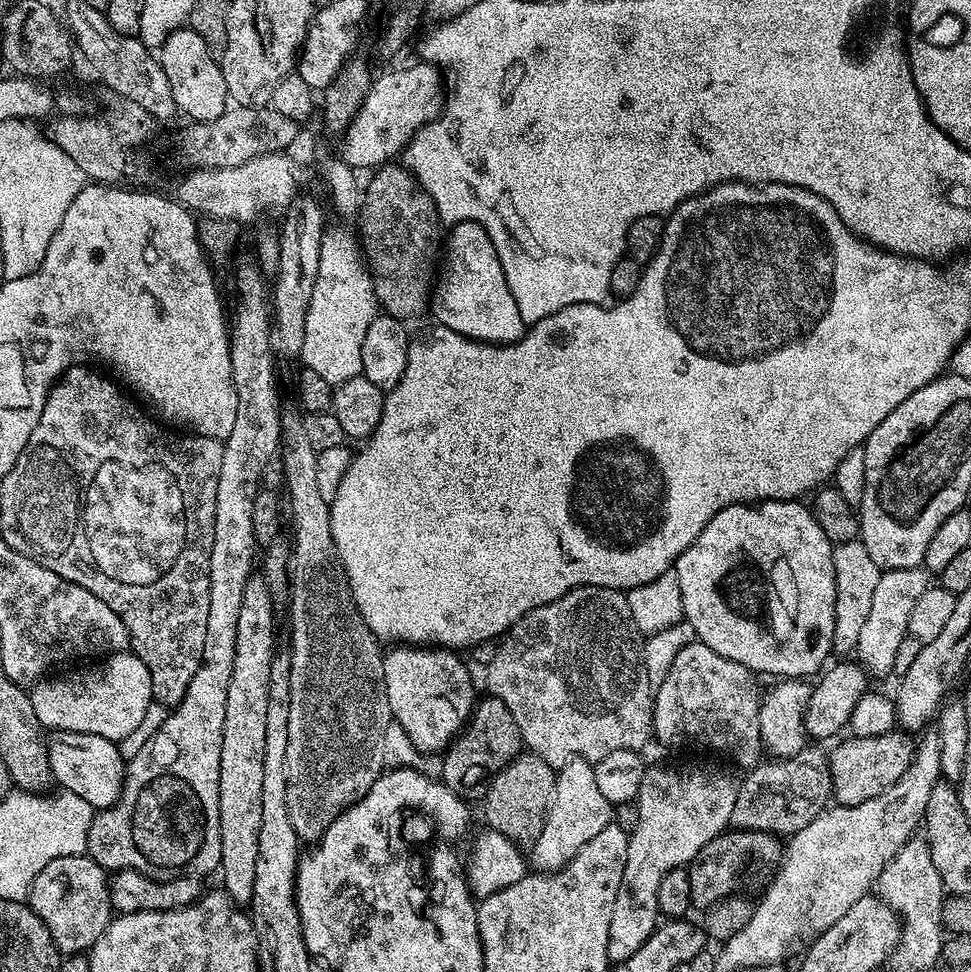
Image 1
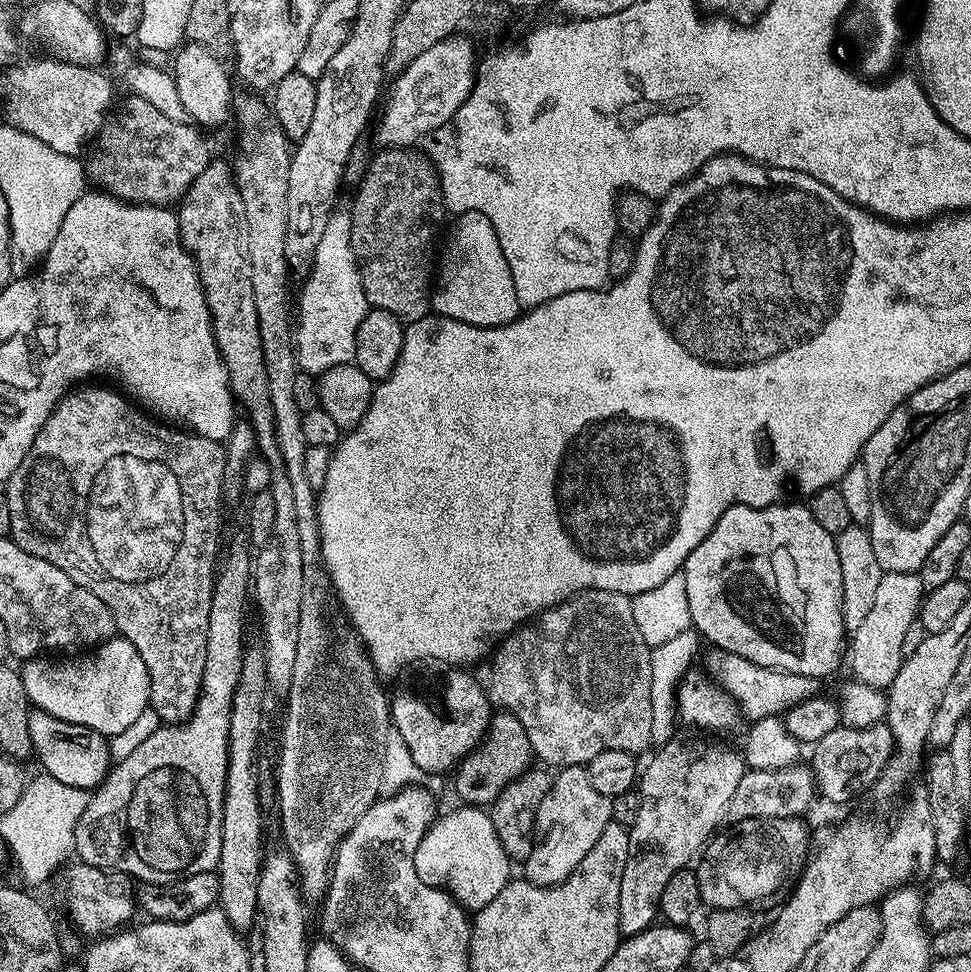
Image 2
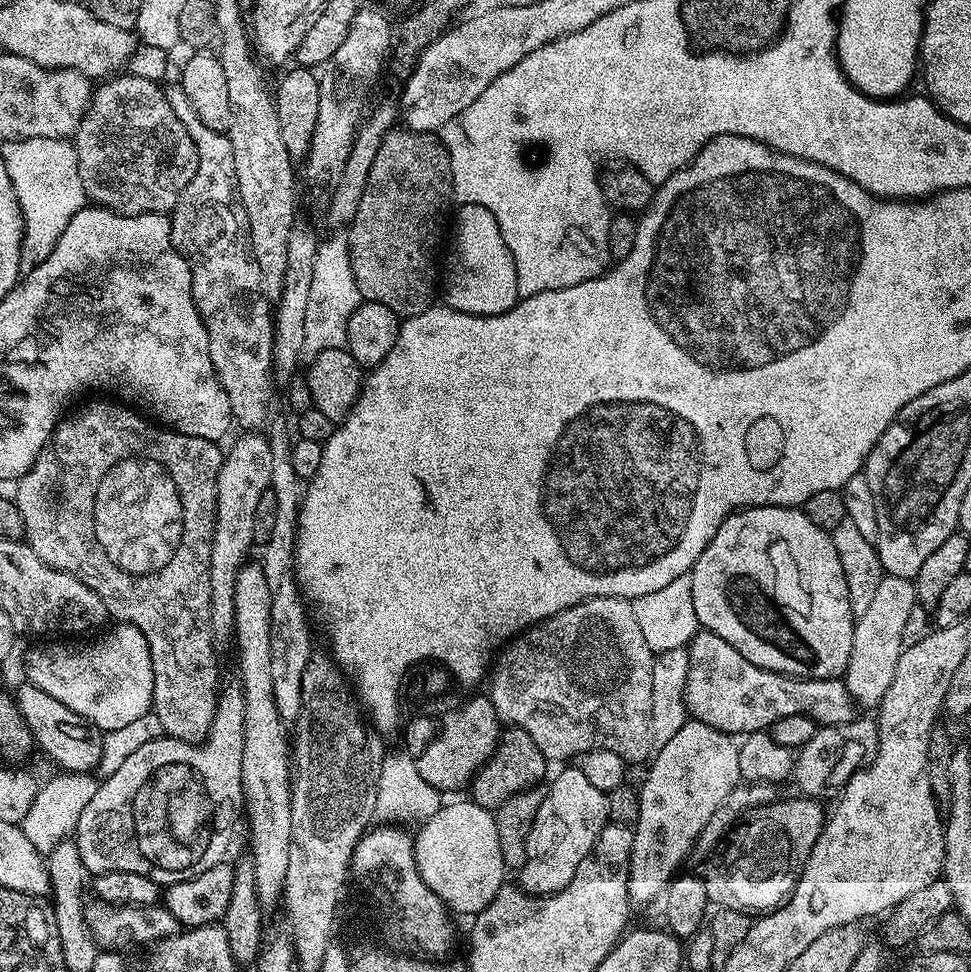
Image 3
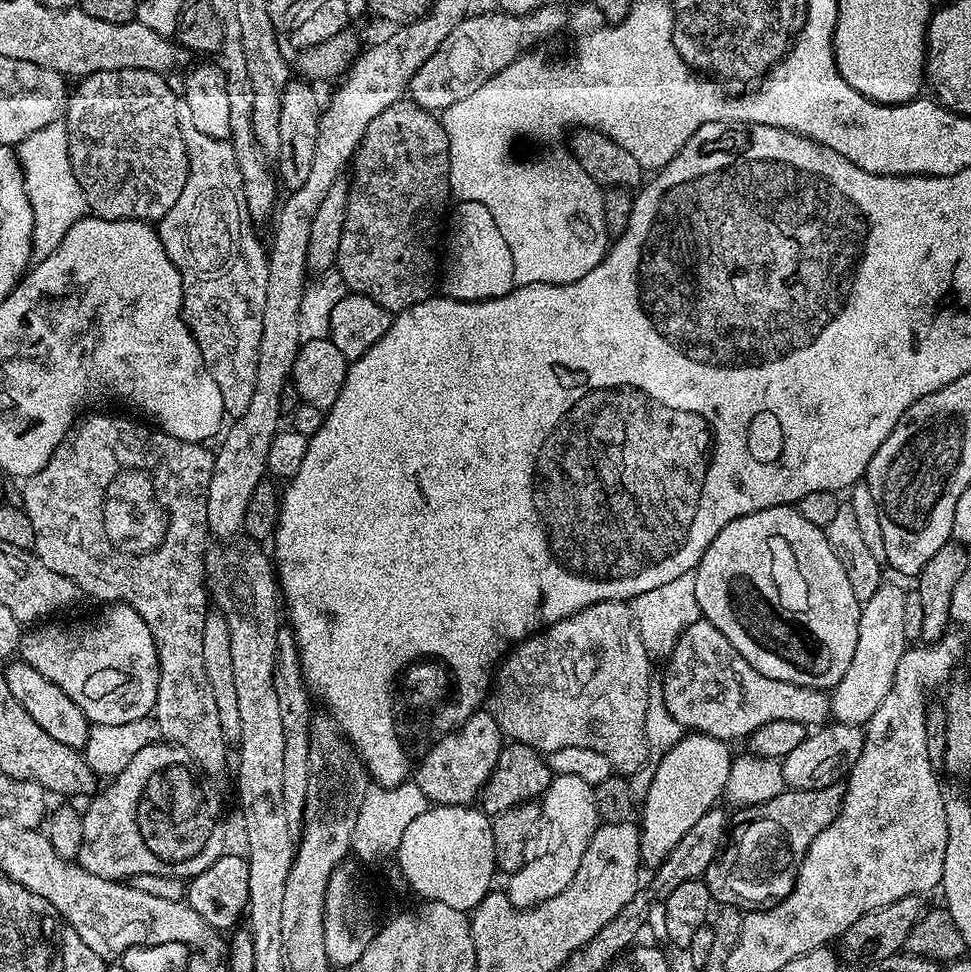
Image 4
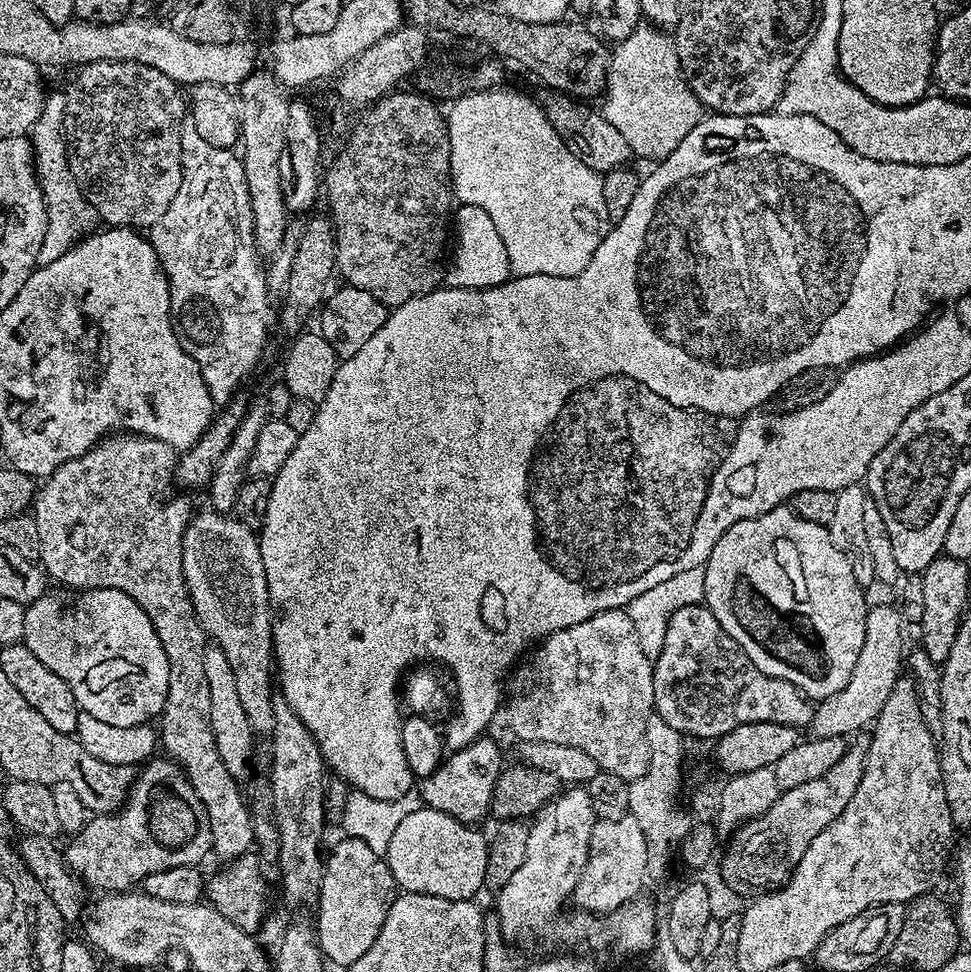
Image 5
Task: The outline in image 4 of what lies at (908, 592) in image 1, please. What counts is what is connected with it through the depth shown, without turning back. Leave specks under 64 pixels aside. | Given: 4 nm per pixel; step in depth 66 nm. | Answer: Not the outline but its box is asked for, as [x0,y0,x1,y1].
[830,582,908,726]

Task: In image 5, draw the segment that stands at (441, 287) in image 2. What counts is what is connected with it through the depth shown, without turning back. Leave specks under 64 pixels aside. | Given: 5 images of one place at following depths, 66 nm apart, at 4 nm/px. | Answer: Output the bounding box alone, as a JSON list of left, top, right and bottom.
[446,204,513,288]

